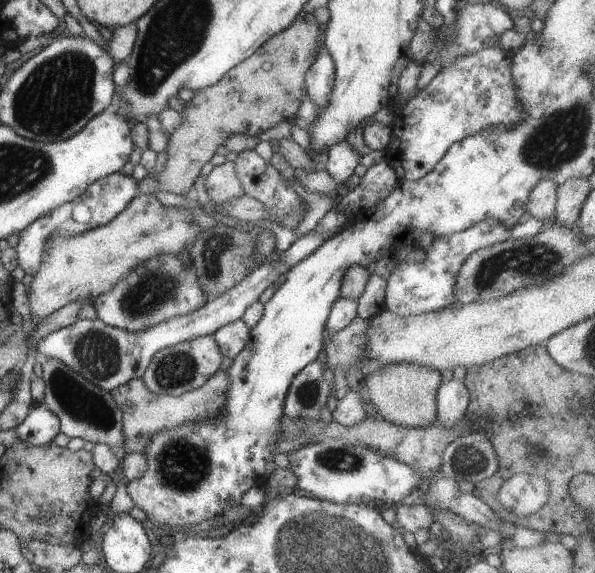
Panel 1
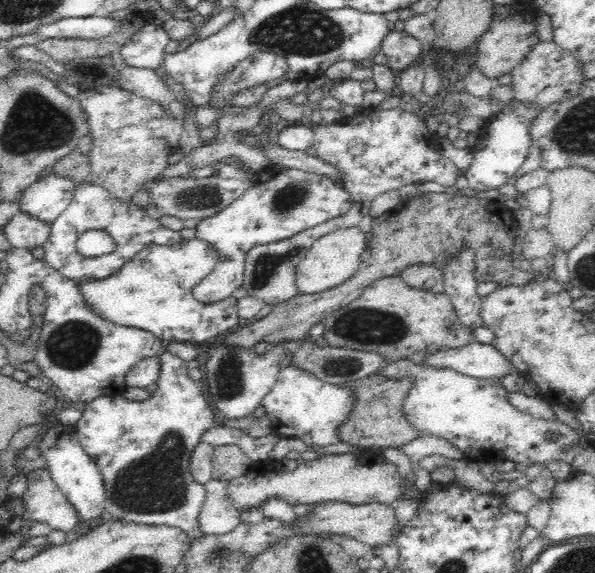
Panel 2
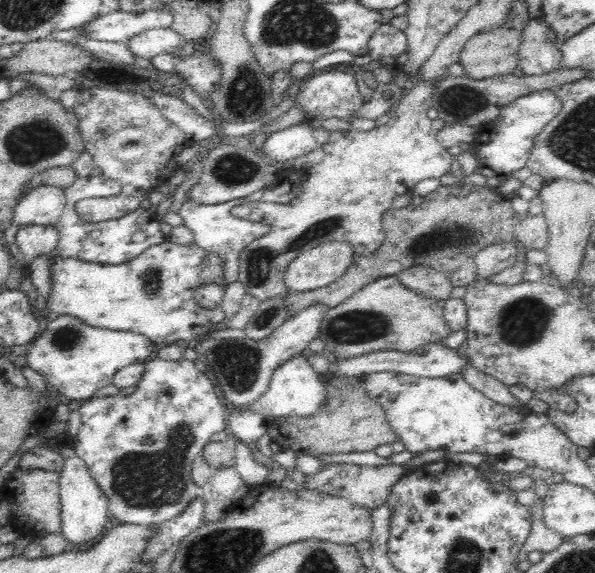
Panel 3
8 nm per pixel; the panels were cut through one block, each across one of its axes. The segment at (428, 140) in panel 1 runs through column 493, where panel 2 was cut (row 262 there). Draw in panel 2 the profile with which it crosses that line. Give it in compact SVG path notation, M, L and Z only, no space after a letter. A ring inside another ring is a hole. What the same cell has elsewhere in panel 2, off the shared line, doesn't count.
M83 180L74 188L73 197L69 205L60 213L54 222L51 222L50 236L44 241L45 261L56 269L62 276L74 280L104 280L112 276L126 261L129 261L136 253L139 253L146 245L173 245L182 240L180 231L174 231L164 227L158 219L152 219L146 209L131 204L130 201L120 201L112 197L108 190L96 183ZM93 230L104 230L112 235L116 248L110 254L100 257L82 256L77 249L77 240L82 233Z

